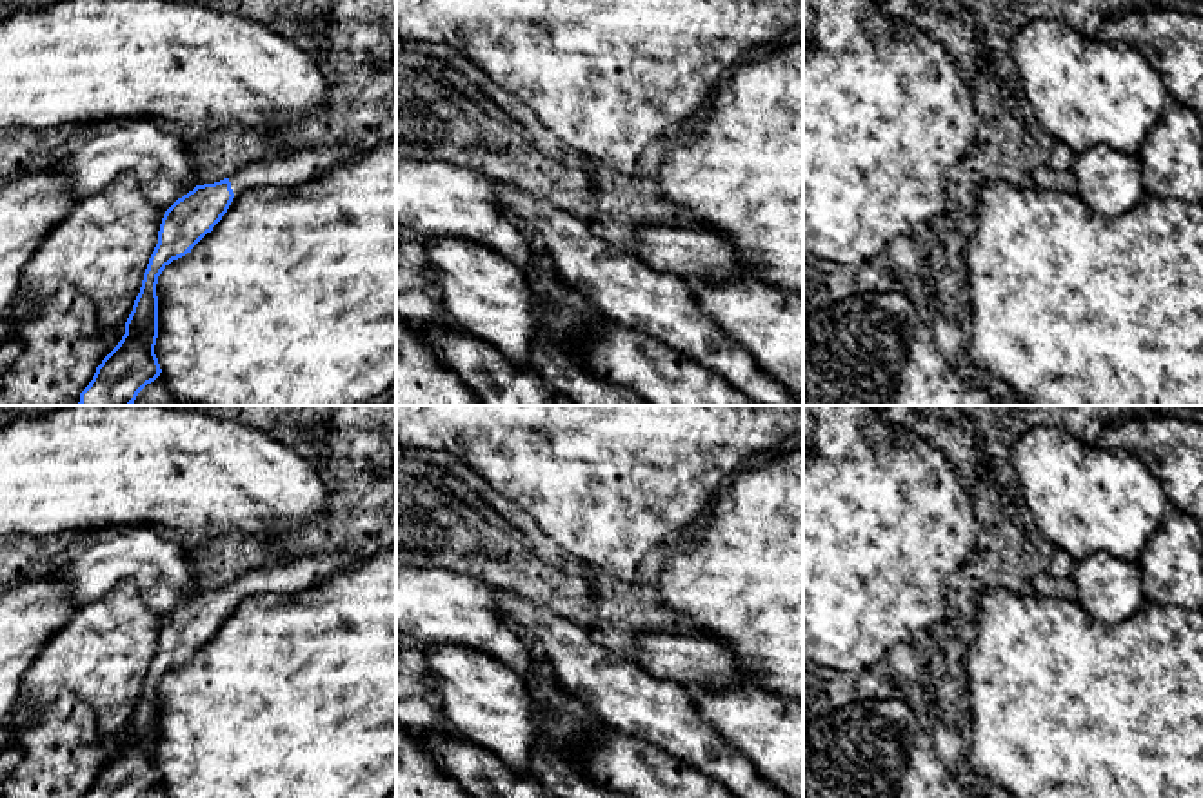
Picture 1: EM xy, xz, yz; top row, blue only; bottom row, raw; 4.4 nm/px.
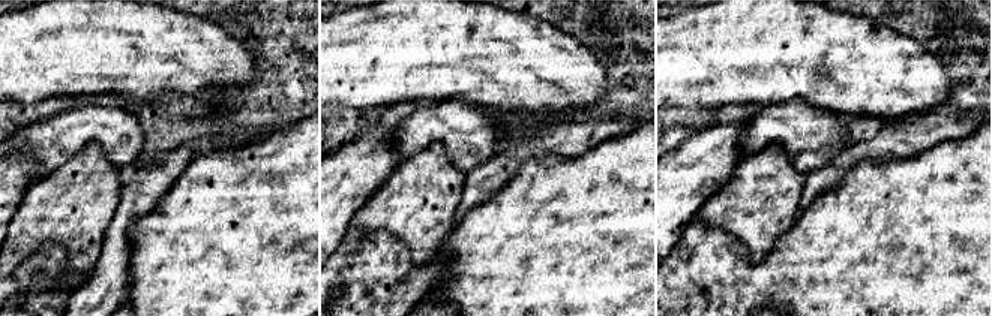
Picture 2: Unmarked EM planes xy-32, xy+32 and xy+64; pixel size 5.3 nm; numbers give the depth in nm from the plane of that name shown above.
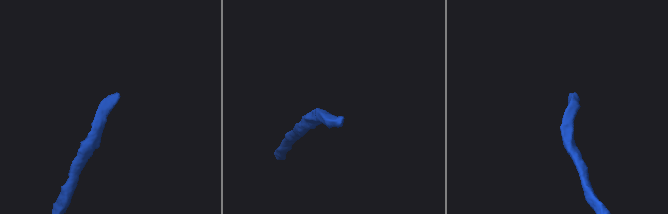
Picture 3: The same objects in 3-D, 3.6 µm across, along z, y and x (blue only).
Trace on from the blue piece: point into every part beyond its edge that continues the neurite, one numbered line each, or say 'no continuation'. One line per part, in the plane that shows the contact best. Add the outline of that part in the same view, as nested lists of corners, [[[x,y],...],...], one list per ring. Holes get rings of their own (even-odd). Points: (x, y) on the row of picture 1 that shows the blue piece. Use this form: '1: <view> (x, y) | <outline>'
1: xy (295, 168) | [[[353,149],[294,151],[249,164],[234,171],[229,182],[234,195],[265,185],[298,185],[360,155]]]

